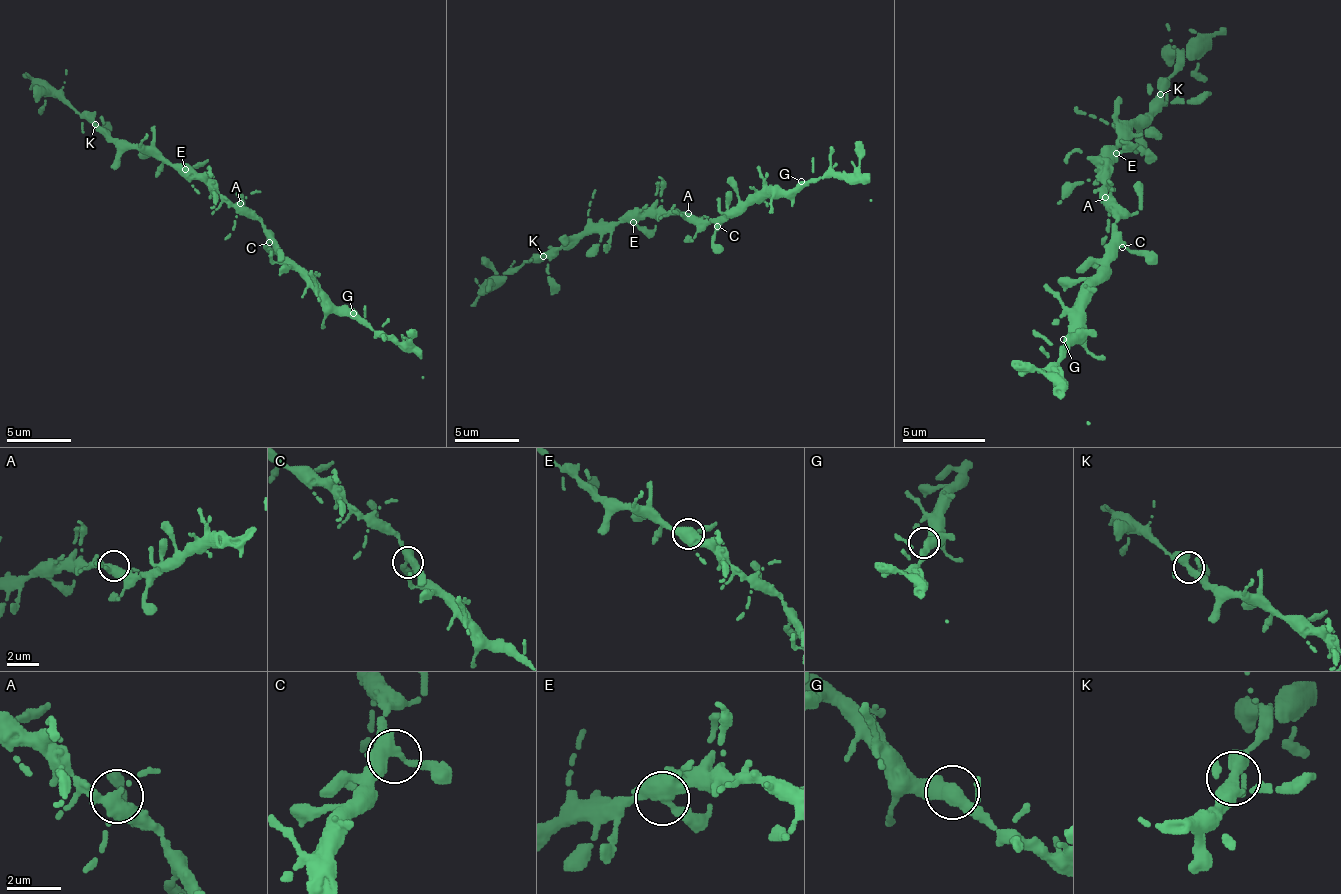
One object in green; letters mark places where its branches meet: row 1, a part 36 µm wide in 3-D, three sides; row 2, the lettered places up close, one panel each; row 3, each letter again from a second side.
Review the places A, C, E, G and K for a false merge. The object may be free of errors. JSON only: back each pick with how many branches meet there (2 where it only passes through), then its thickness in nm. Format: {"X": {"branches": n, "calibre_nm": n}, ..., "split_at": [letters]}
{"split_at": []}

